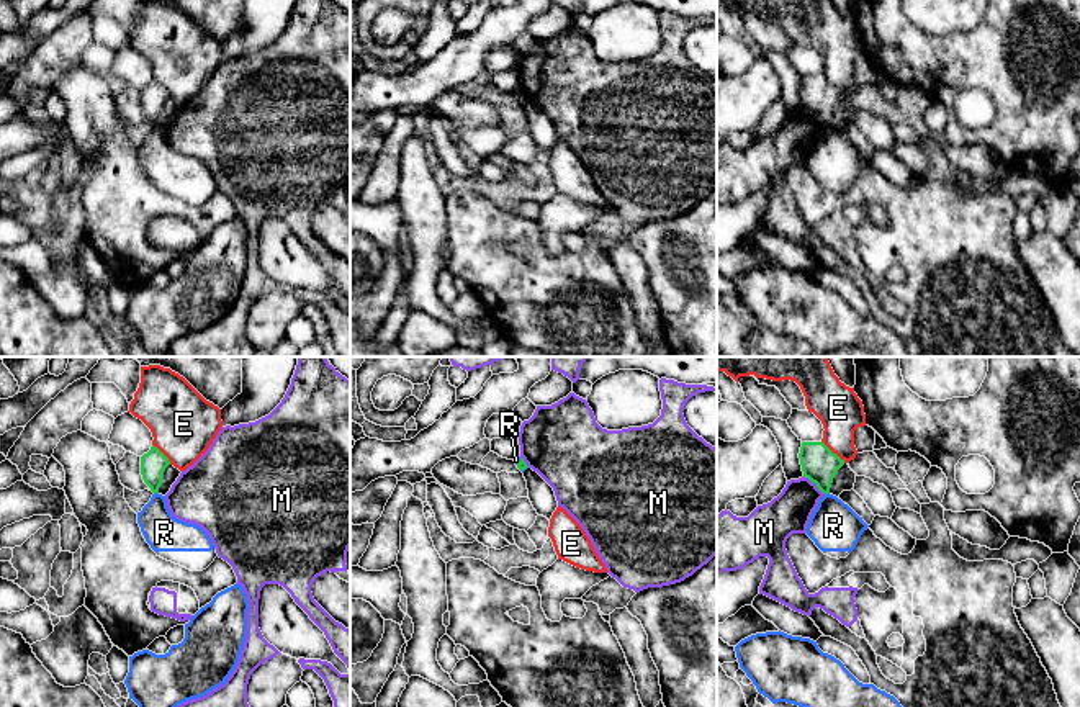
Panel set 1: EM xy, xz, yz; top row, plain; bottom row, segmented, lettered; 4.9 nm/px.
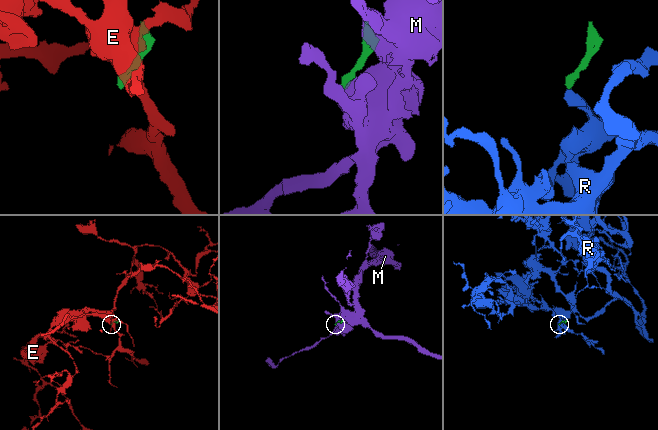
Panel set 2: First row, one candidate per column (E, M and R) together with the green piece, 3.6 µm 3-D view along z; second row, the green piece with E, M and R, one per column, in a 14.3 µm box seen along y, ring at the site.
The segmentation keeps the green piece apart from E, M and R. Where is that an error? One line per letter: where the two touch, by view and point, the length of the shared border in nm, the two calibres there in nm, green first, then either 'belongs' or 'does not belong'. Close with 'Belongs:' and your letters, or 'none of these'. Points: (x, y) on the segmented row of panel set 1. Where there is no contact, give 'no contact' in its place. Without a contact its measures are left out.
E: yz (832, 452) | 160 nm | 180/220 nm | does not belong
M: yz (815, 483) | 140 nm | 180/200 nm | does not belong
R: xy (156, 491) | 30 nm | 130/180 nm | does not belong
Belongs: none of these

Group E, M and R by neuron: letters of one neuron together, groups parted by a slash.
E / M / R

